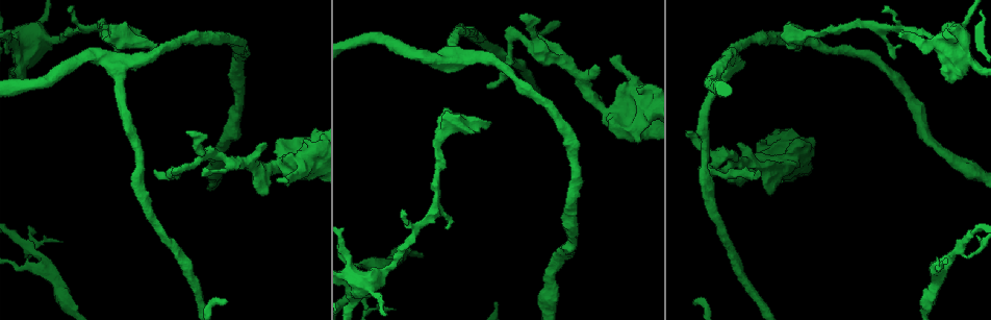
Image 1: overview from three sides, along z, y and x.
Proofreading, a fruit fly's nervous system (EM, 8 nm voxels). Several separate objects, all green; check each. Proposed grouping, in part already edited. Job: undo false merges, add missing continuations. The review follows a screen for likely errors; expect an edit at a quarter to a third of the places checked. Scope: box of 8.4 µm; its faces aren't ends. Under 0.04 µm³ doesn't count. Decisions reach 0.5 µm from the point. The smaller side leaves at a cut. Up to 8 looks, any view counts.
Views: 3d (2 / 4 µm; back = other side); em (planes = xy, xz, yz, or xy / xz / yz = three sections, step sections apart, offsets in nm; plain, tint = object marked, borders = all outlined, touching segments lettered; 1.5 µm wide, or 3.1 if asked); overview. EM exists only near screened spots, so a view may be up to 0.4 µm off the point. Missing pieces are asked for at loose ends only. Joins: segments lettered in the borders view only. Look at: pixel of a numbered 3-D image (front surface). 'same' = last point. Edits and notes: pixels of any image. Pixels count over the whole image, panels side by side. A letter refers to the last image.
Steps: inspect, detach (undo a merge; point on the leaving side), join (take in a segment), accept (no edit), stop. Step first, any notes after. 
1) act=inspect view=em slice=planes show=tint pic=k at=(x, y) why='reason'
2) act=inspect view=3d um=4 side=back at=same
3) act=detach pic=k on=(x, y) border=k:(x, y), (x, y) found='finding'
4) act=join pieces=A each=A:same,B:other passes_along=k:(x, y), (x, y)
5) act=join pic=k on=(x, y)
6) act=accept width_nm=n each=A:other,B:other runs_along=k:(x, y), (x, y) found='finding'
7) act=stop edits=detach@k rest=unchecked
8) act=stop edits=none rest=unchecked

act=inspect view=em slice=planes show=plain pic=1 at=(689, 133) why='free end'

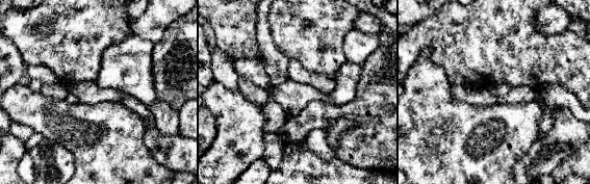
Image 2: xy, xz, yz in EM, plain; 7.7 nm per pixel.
act=inspect view=em slice=planes show=borders at=same why='see the neighbours'

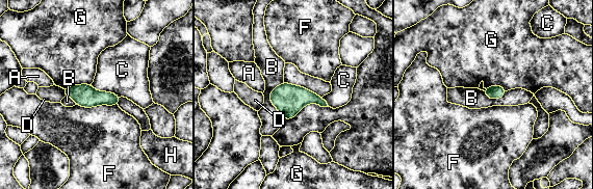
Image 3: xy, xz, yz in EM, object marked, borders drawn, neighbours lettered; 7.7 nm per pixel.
act=accept longest_contact=F:320nm each=A:other,B:other,C:other,D:other,F:other,G:other,H:other border=3:(91, 84), (120, 97) found='no lettered segment goes on from it'

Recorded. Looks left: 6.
act=inspect view=3d um=2 pic=1 at=(45, 14) why='calibre changes'

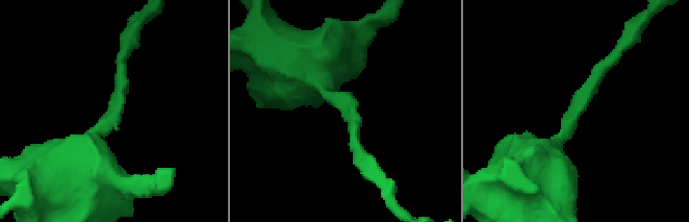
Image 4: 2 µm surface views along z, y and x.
act=inspect view=em slice=planes show=borders pic=4 at=(577, 109) why='now the EM'

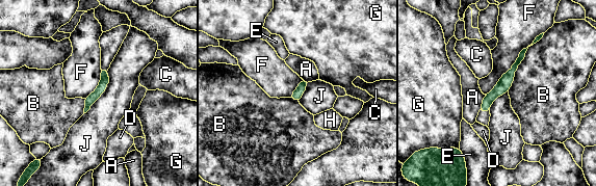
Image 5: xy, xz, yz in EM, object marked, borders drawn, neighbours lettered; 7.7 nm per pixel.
act=accept width_nm=80 each=A:other,B:other,C:other,D:other,E:other,F:other,G:other,H:other,J:other runs_along=5:(522, 54), (484, 111) found='continuous, no second neuron'

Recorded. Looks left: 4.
act=inspect view=em slice=planes show=tint pic=1 at=(951, 81)

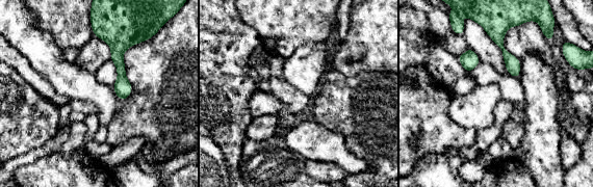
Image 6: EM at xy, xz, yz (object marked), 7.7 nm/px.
act=inspect view=em slice=planes show=borders at=same

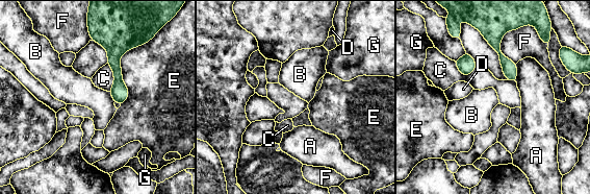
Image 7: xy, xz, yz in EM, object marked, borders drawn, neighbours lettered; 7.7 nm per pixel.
act=accept each=A:other,B:other,C:other,D:other,E:other,F:other,G:other runs_along=7:(113, 38), (121, 101) found='no lettered segment goes on from it'

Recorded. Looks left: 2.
act=stop edits=none rest=unchecked

